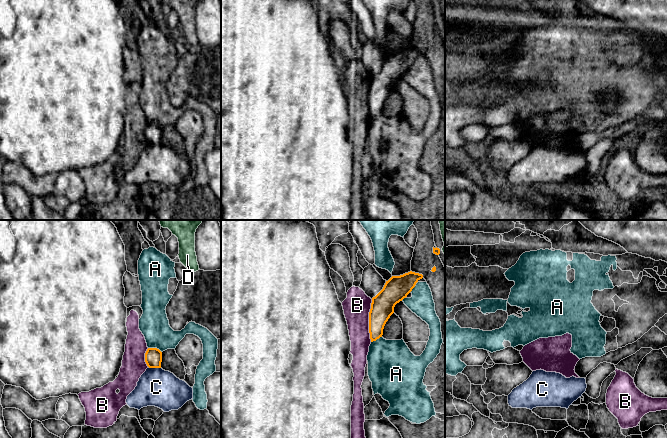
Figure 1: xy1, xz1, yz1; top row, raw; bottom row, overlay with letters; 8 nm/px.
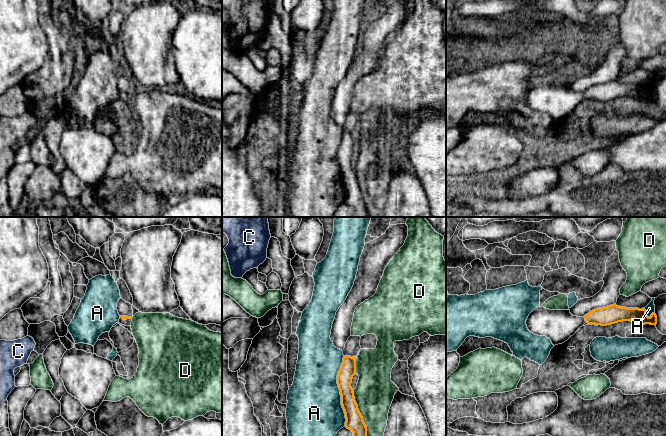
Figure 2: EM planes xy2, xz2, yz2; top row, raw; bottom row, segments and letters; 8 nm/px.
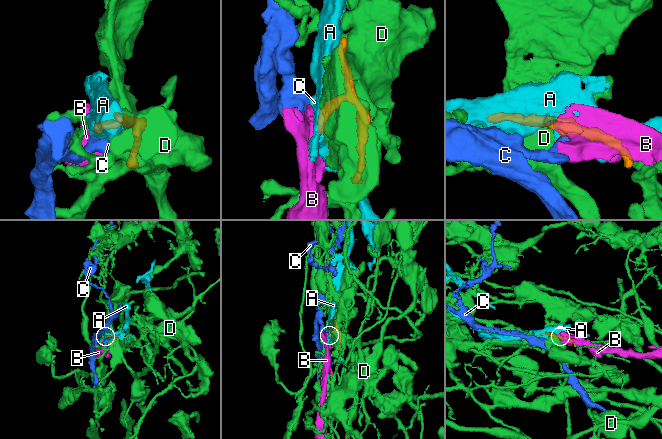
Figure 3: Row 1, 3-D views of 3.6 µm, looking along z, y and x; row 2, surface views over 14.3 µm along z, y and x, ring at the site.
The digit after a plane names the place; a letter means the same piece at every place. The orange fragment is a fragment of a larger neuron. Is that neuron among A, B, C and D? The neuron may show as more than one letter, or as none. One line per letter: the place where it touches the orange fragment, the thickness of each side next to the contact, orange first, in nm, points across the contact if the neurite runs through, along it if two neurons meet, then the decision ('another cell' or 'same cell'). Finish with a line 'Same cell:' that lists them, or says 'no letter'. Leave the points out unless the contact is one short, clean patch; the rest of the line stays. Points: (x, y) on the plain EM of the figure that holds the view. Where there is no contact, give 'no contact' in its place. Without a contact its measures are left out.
A: meets orange in xz2 at (340, 167); 130 nm thick on the orange side, 440 nm on the other; another cell
B: meets orange in xz1 at (369, 96); 190 nm thick on the orange side, 220 nm on the other; border along xz1 (372, 75), (369, 88), (370, 117); another cell
C: meets orange in xy1 at (154, 143); 140 nm thick on the orange side, 300 nm on the other; border along xy1 (148, 142), (160, 144); another cell
D: meets orange in xz2 at (361, 191); 140 nm thick on the orange side, 320 nm on the other; another cell
Same cell: no letter

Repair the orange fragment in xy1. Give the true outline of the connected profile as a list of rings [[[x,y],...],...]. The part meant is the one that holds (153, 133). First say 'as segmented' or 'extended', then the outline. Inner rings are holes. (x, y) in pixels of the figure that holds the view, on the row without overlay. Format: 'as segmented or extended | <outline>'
as segmented | [[[148,124],[145,129],[145,138],[149,144],[161,144],[162,128],[157,124]]]

